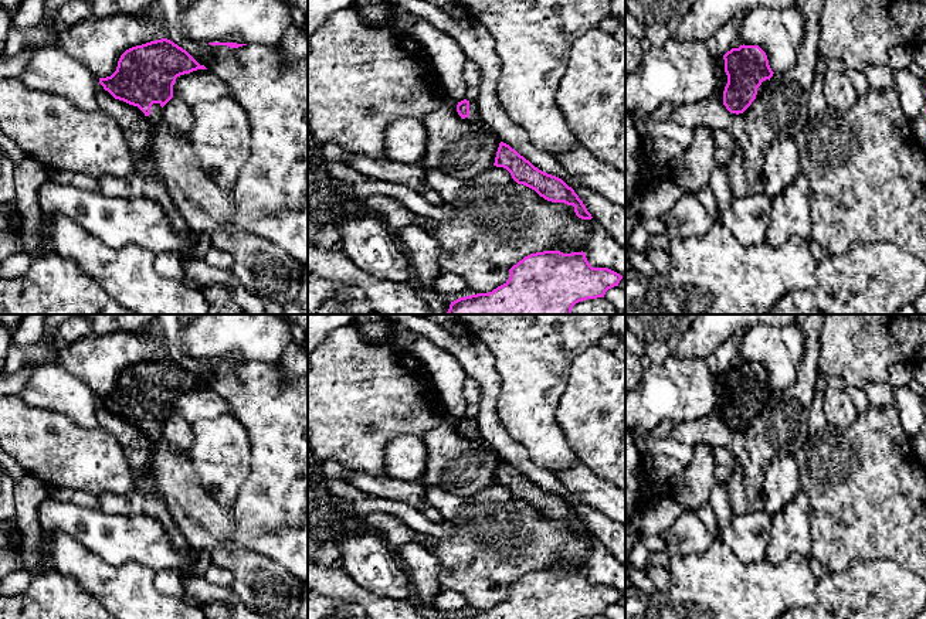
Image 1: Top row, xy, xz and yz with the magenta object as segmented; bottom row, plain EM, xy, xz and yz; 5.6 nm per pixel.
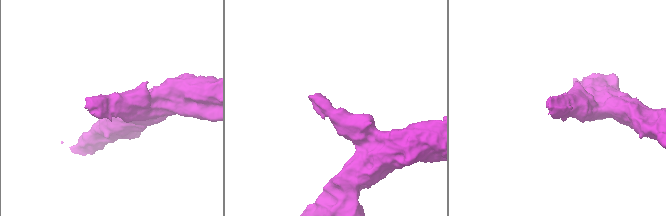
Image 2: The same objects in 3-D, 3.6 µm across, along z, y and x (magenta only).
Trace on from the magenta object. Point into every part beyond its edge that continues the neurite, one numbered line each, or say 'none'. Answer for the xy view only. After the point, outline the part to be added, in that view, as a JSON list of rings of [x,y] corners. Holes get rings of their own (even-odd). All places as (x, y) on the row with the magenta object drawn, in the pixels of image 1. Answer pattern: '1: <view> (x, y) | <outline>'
1: xy (155, 116) | [[[153,103],[150,108],[150,115],[147,116],[150,125],[152,125],[152,130],[155,132],[157,129],[157,125],[162,119],[162,106],[160,103]]]

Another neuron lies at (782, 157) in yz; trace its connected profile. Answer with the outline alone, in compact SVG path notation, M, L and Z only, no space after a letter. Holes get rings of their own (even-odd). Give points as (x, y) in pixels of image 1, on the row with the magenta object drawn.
M796 133L773 140L763 160L764 195L771 200L780 195L801 173L800 150Z

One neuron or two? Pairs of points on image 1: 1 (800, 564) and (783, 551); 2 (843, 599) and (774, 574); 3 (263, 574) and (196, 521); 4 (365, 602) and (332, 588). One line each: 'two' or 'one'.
1: two
2: two
3: one
4: one

